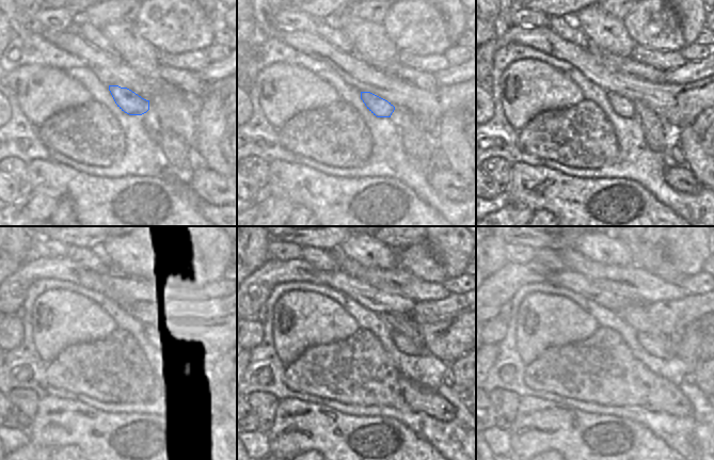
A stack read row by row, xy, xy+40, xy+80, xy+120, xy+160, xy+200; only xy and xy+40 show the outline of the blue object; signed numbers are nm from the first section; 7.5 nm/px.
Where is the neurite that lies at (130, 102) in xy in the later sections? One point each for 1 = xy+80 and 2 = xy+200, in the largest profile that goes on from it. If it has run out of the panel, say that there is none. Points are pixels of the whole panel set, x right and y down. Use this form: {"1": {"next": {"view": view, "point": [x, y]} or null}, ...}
{"1": {"next": {"view": "xy+80", "point": [623, 108]}}, "2": {"next": {"view": "xy+200", "point": [657, 346]}}}

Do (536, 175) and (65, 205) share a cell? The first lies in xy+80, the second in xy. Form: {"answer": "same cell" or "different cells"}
{"answer": "different cells"}

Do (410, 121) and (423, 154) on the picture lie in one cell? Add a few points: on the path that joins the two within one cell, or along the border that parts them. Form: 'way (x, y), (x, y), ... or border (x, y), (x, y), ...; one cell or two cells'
way (411, 129), (418, 145); one cell

